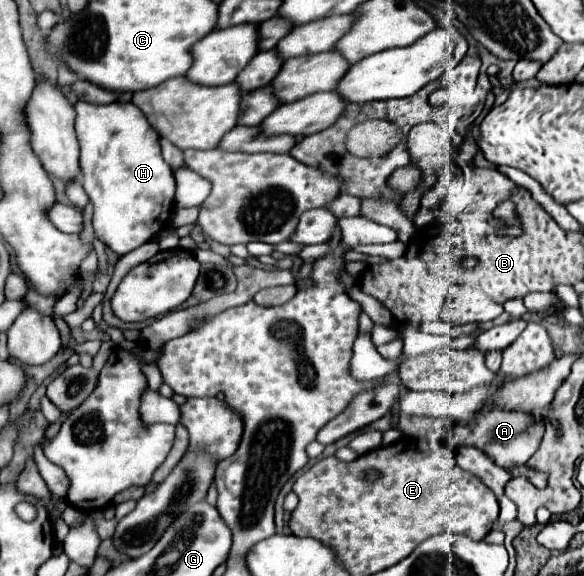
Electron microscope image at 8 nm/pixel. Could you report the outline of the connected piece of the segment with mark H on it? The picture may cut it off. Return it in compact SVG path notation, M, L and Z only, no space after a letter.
M79 101L75 111L75 131L81 145L81 181L95 209L95 237L117 255L127 255L165 229L167 201L175 195L173 171L161 157L157 131L133 103L87 105Z

